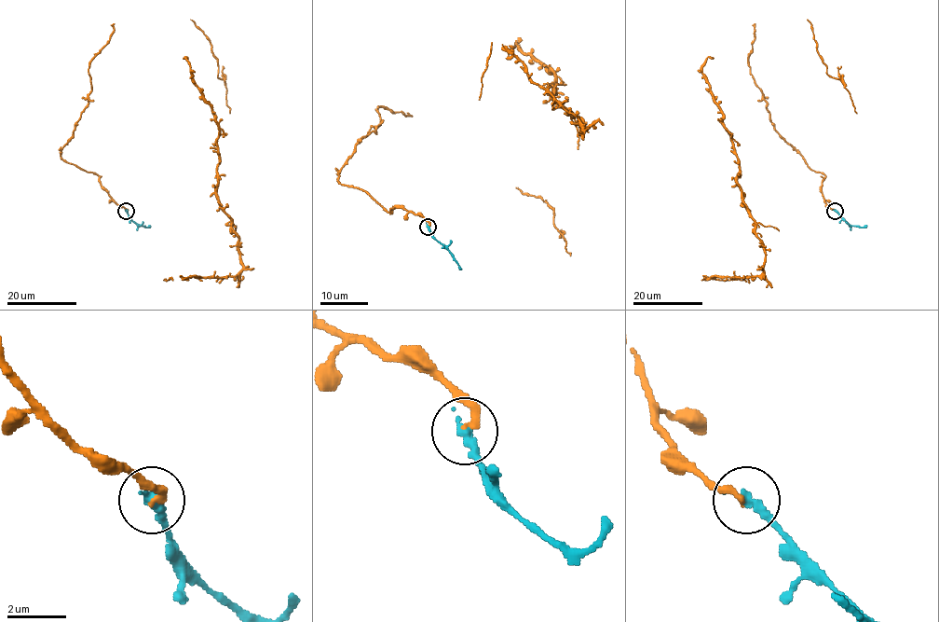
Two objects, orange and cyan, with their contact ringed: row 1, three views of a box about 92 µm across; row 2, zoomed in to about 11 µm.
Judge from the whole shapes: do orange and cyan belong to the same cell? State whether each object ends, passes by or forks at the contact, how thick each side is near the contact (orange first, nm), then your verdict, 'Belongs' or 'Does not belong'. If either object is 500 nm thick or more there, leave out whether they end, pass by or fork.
At the ring orange ends. At the ring cyan ends. Thickness 260 nm (orange) against 380 nm. Does not belong

